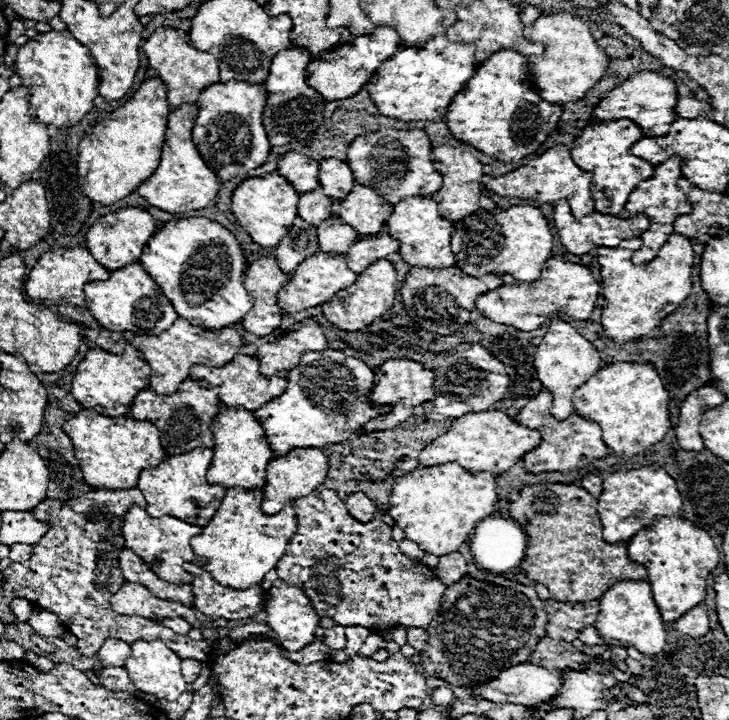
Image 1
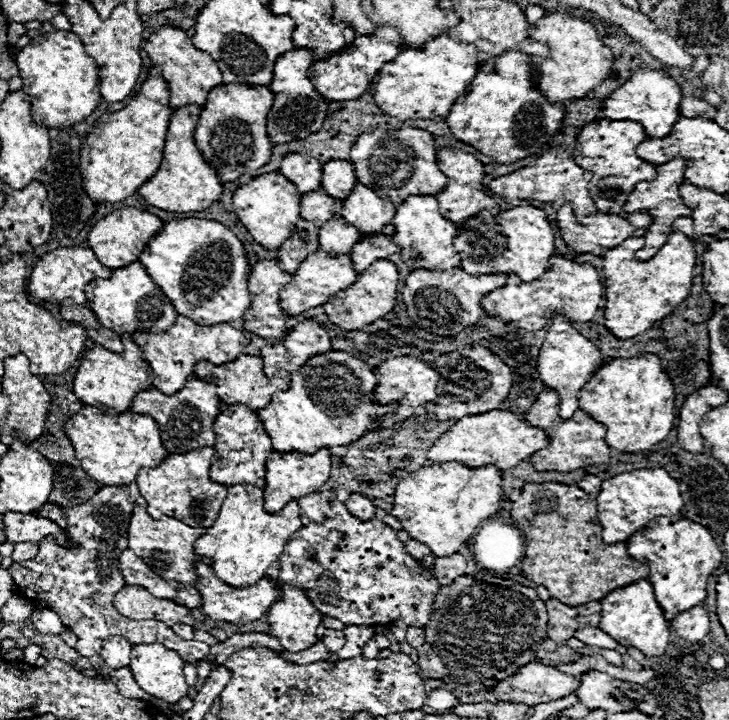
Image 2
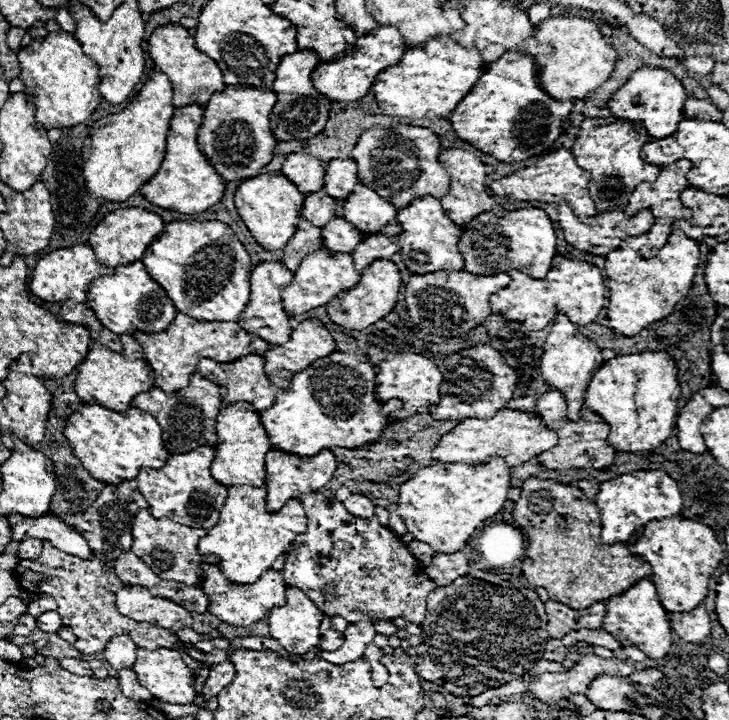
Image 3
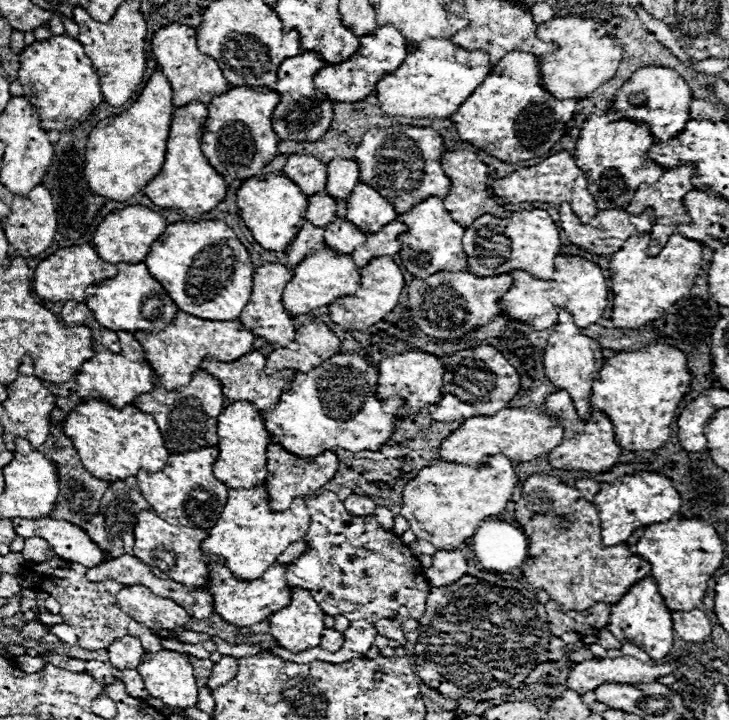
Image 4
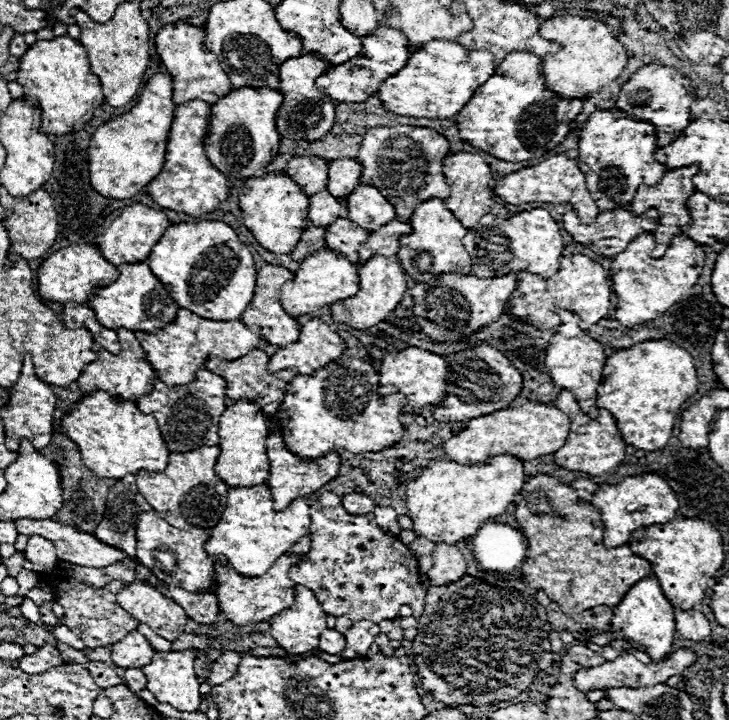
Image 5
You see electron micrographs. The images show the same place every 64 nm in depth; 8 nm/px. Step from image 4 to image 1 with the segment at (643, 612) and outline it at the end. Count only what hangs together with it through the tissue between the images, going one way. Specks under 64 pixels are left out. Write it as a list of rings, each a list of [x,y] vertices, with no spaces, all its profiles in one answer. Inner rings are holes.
[[[618,582],[612,588],[608,588],[600,598],[600,612],[592,626],[598,630],[598,634],[608,646],[634,646],[638,652],[646,656],[658,654],[666,644],[664,620],[660,618],[648,582]]]

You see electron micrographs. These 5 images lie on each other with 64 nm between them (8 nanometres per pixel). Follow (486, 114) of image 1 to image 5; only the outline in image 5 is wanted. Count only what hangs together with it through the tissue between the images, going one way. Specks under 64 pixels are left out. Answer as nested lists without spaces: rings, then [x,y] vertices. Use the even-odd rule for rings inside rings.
[[[512,52],[494,68],[494,74],[488,78],[488,82],[484,82],[472,94],[468,104],[452,120],[458,126],[460,138],[464,138],[468,144],[500,160],[522,162],[522,160],[542,158],[548,150],[556,148],[570,132],[570,122],[580,114],[580,108],[582,108],[582,100],[566,100],[546,88],[544,74],[542,74],[542,60],[536,54]]]

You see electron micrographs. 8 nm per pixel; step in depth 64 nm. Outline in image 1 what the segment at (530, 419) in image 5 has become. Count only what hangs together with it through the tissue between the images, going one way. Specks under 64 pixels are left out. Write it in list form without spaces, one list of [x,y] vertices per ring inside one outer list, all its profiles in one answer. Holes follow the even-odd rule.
[[[500,410],[472,412],[456,418],[446,434],[442,434],[432,444],[422,448],[418,460],[422,466],[440,466],[446,462],[458,462],[470,474],[478,474],[478,472],[502,474],[538,444],[540,444],[540,434],[536,430],[516,424],[510,416],[506,416]]]

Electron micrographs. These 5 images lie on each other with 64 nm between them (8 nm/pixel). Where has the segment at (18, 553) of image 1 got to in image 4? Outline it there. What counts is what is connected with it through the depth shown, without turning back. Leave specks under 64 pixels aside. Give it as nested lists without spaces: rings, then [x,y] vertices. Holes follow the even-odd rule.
[[[28,538],[24,542],[24,548],[22,548],[22,556],[26,562],[42,562],[48,558],[48,542],[40,540],[40,538]]]

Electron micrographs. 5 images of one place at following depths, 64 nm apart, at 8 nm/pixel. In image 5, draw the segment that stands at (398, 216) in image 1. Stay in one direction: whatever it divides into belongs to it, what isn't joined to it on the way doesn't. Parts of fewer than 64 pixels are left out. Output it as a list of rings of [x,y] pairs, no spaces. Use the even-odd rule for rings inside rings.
[[[430,198],[422,202],[414,214],[410,216],[408,224],[412,226],[410,234],[404,234],[400,238],[400,252],[398,260],[400,266],[418,282],[428,282],[432,276],[442,274],[442,272],[460,272],[460,274],[470,274],[472,264],[470,256],[462,246],[462,238],[468,232],[456,218],[454,214],[444,206],[444,200],[440,198]],[[426,252],[426,254],[422,254]],[[426,256],[426,260],[424,260]]]

